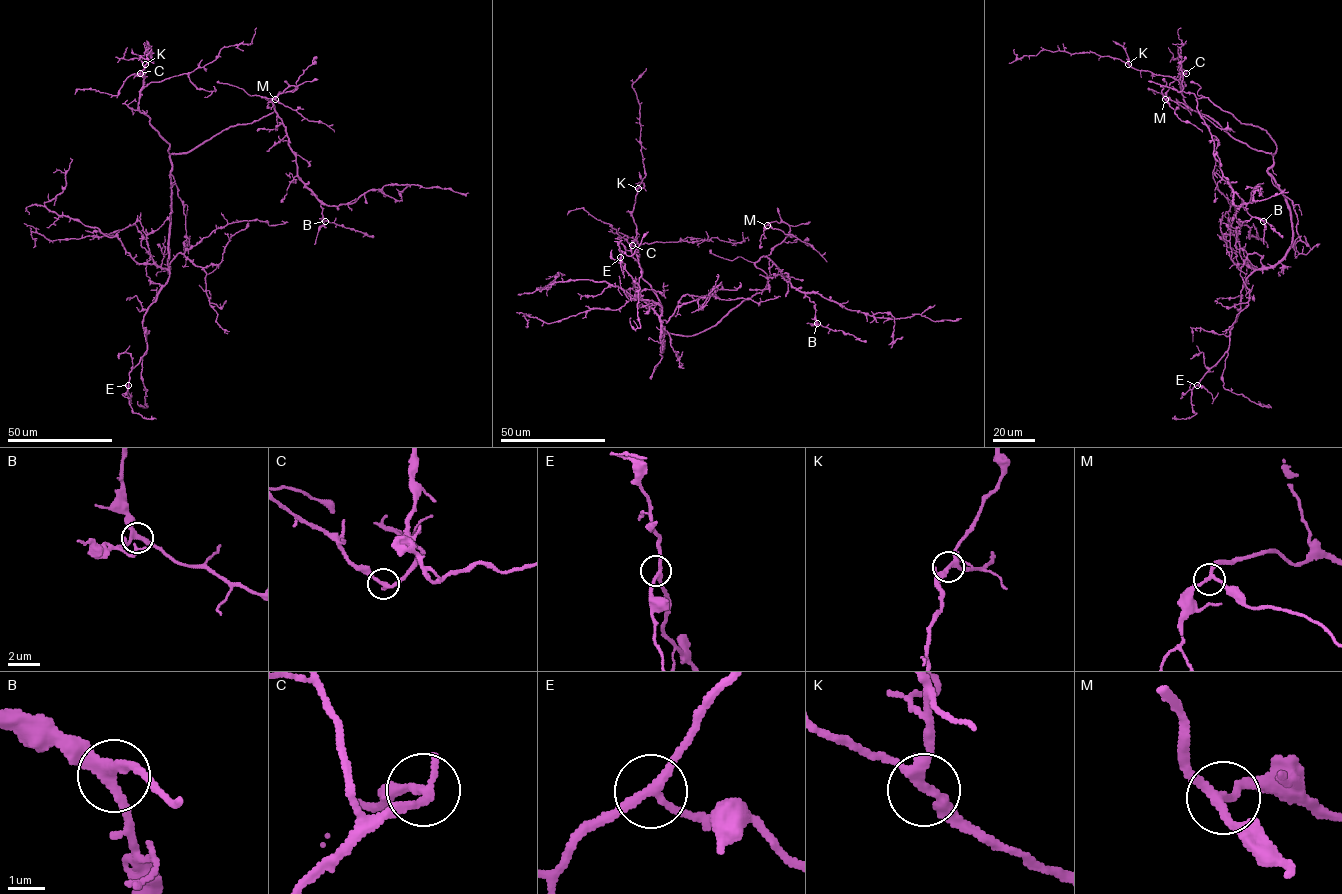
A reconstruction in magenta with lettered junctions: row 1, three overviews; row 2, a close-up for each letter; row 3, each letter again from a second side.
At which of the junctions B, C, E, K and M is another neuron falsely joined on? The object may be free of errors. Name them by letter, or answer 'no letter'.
no letter

